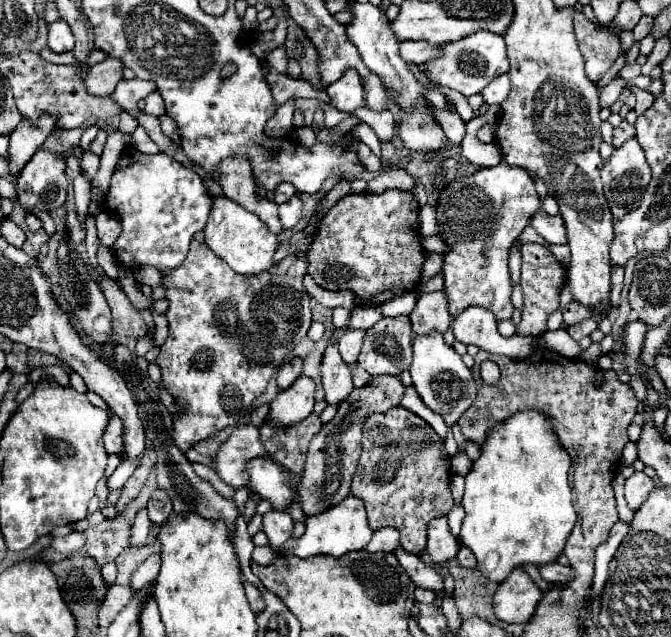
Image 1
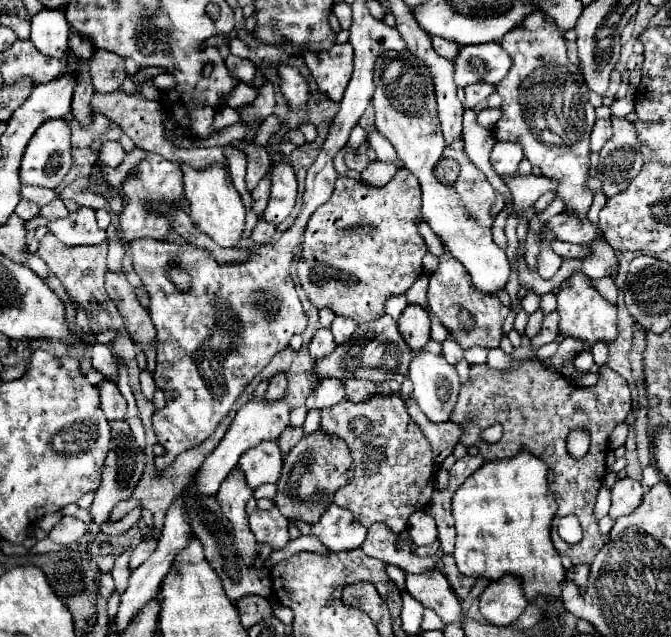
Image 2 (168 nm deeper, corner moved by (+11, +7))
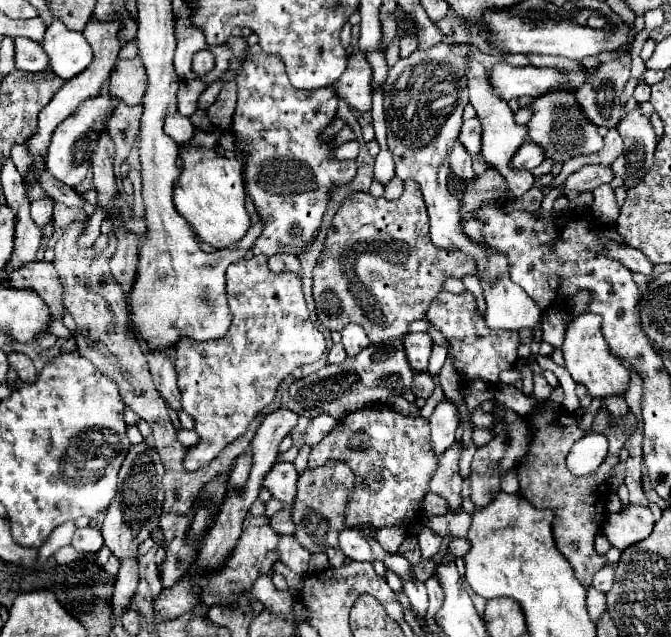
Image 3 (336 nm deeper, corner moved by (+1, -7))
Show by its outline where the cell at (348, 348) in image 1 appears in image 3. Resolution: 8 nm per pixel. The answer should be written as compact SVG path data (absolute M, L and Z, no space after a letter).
M348 324L340 334L342 334L342 344L348 356L356 356L360 350L364 350L370 344L366 332L358 324Z

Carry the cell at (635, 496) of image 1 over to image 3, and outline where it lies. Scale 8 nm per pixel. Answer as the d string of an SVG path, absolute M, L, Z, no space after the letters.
M628 504L622 512L608 514L602 530L612 546L624 550L634 542L640 542L642 538L650 536L652 526L654 526L654 516L648 506Z

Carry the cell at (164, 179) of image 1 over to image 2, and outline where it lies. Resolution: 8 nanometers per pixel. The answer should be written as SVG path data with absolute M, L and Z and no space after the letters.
M148 152L148 158L136 166L136 176L126 178L124 184L124 196L126 196L126 206L124 212L120 214L120 226L128 242L136 238L154 238L162 240L170 232L170 216L160 216L148 208L148 202L164 202L166 206L174 206L170 202L182 198L182 170L178 164L172 164L170 160L162 158L160 154Z

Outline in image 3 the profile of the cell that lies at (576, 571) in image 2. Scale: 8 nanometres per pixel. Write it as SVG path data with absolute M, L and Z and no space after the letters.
M606 566L604 570L600 570L594 580L592 580L592 588L600 590L600 592L610 592L610 586L614 582L614 566Z

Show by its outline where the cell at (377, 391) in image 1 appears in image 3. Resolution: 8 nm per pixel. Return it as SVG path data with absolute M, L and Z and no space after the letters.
M330 460L322 466L306 468L298 478L298 490L296 490L296 498L292 504L292 520L296 524L294 536L298 538L298 542L302 542L302 546L306 546L310 552L324 552L328 546L338 546L338 534L346 528L344 510L346 510L346 504L352 494L354 494L354 472L350 472L350 466L346 462Z

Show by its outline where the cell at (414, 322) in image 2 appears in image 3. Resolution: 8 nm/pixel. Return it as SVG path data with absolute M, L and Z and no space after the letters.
M418 332L418 334L406 334L404 340L404 350L408 356L408 362L412 366L414 372L422 372L428 368L428 360L432 354L432 338L426 332Z

